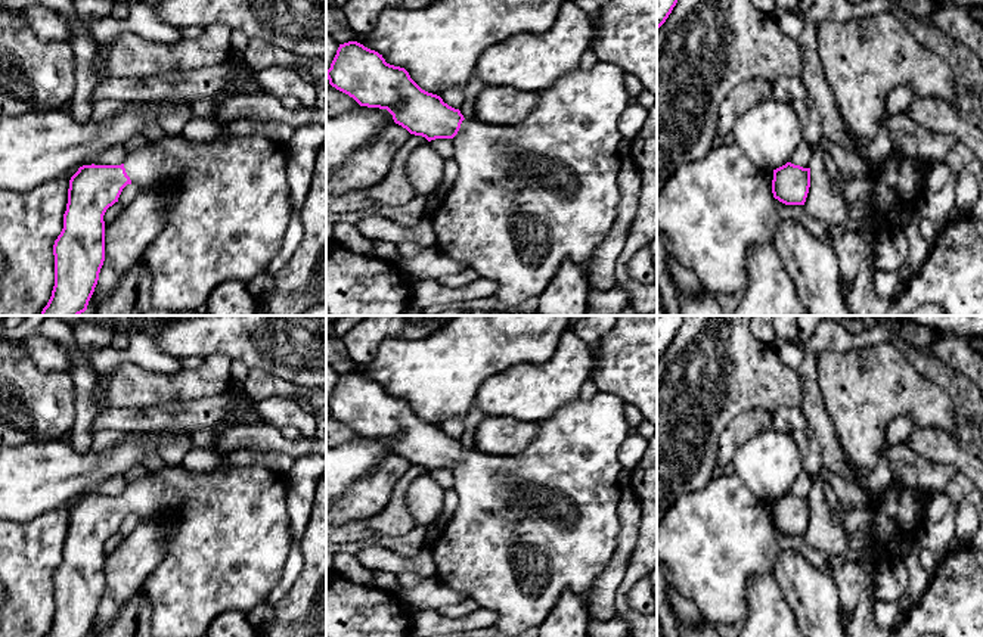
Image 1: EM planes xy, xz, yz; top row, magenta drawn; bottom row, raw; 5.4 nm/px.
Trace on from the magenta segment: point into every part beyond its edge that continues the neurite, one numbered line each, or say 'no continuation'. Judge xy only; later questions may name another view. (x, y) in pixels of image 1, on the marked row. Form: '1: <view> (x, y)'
1: xy (229, 217)

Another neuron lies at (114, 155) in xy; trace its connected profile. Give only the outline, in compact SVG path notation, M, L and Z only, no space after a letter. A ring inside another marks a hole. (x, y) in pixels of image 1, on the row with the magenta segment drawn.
M114 145L108 149L105 149L100 155L97 155L94 159L87 159L84 165L121 165L125 159L125 150L123 145Z

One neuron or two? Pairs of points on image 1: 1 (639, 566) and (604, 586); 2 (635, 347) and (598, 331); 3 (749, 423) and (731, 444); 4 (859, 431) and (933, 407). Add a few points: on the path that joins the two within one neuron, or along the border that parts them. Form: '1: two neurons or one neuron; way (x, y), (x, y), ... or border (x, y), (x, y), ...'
1: two neurons; border (636, 543), (616, 592), (614, 609)
2: two neurons; border (610, 331), (602, 338), (599, 364), (597, 367)
3: one neuron; way (744, 428), (732, 440)
4: one neuron; way (877, 413), (884, 406), (915, 406)

